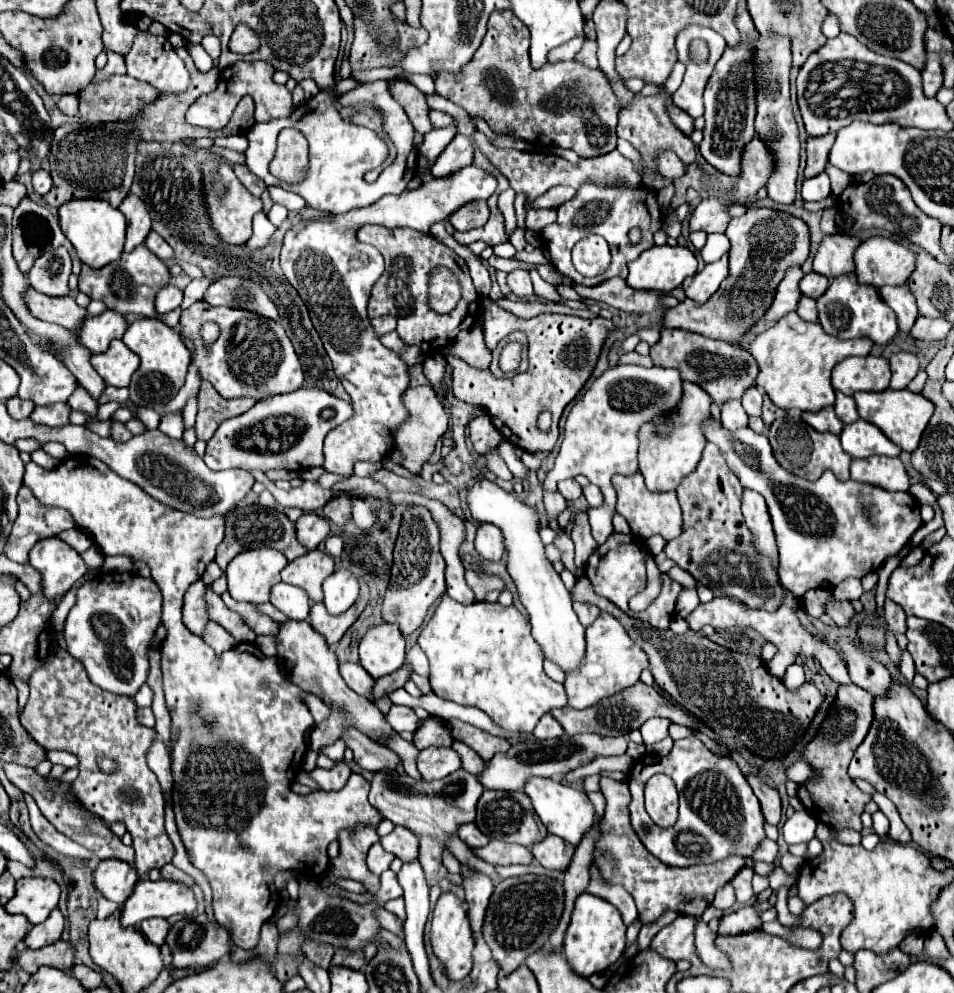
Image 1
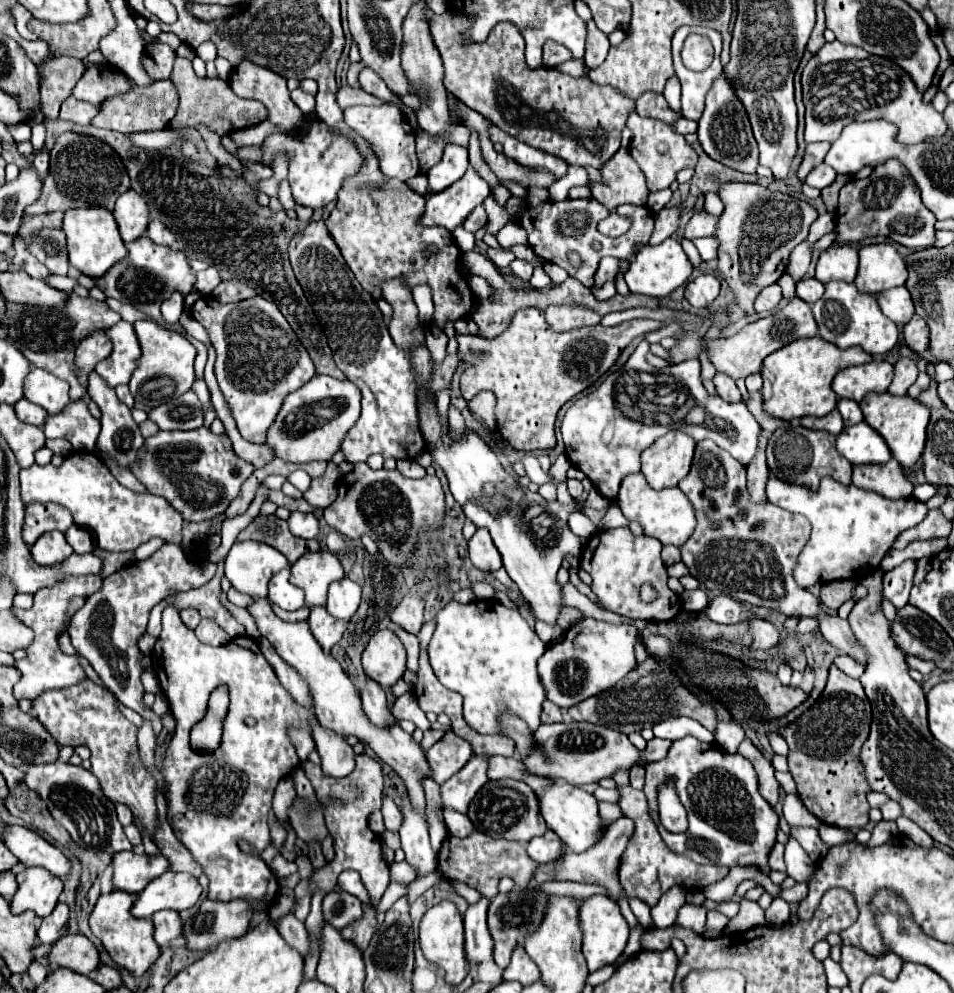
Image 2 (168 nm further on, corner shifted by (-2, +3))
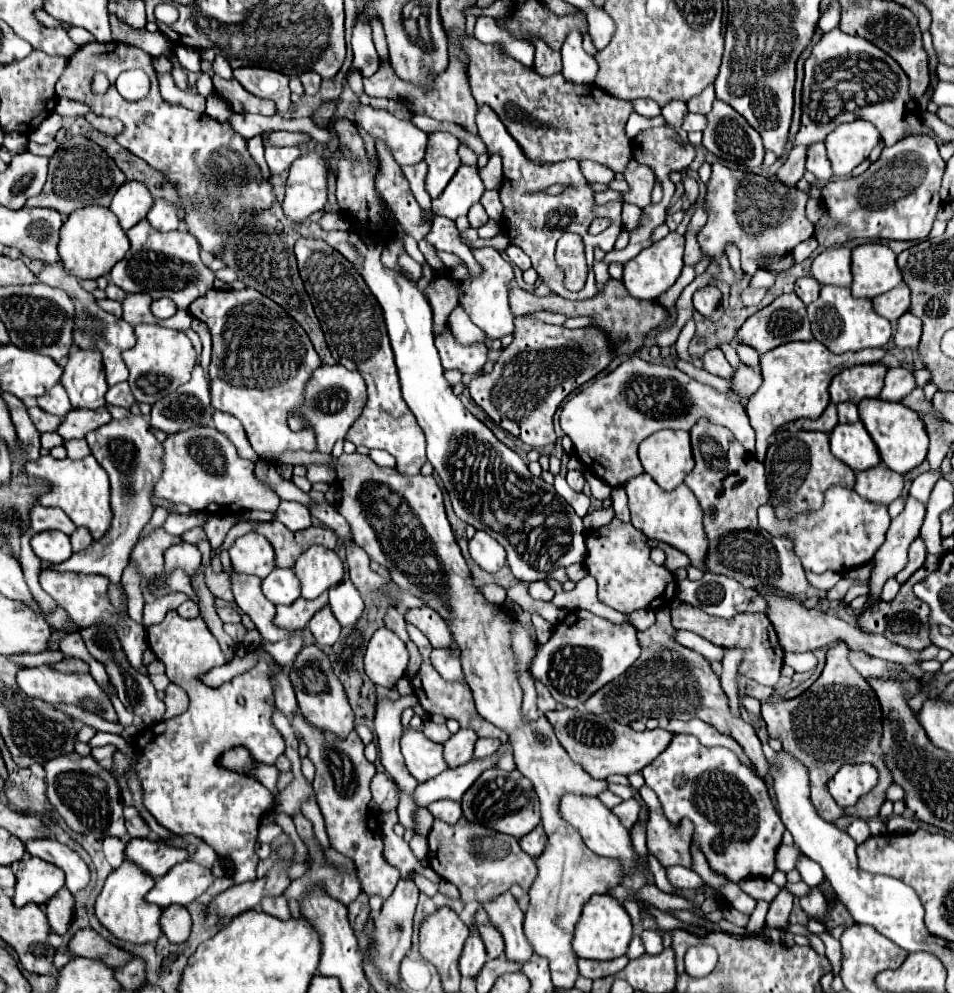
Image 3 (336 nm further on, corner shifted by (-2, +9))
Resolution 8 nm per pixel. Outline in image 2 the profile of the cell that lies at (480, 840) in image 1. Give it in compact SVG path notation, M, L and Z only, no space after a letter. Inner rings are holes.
M444 809L444 819L446 819L450 835L454 835L454 837L466 837L466 835L474 833L474 825L470 823L468 815L462 815L454 809Z

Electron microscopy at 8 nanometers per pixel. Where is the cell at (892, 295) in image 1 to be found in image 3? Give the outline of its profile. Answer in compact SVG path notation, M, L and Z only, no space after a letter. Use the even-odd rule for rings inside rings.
M900 283L898 287L890 289L890 293L882 293L882 297L874 297L872 301L874 311L888 319L890 323L896 323L900 315L904 315L910 307L910 289L906 283Z

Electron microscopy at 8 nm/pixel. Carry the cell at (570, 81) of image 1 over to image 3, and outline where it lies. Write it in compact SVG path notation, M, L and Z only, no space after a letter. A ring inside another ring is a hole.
M464 37L464 51L470 57L468 75L476 103L486 103L498 113L530 161L558 163L566 159L590 159L612 171L626 169L626 161L632 157L630 139L624 131L632 113L630 101L612 97L596 85L568 83L562 73L540 77L534 69L518 65L498 45L484 45L478 39Z

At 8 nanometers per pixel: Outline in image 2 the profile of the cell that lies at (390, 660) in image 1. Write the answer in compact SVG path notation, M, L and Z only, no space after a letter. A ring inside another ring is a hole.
M376 631L362 653L362 665L370 679L384 689L392 687L406 671L406 649L394 631Z

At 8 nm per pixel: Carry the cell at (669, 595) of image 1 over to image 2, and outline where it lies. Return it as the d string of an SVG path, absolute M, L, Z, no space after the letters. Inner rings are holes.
M628 527L618 529L606 529L596 533L588 539L580 567L590 573L592 577L592 591L596 593L598 601L604 605L604 609L614 611L618 615L630 617L630 619L644 619L644 621L670 621L678 615L682 605L678 603L678 597L674 597L672 605L672 591L666 585L666 565L660 559L662 543L654 537L634 537ZM652 583L658 591L658 599L652 603L642 603L638 597L640 585Z

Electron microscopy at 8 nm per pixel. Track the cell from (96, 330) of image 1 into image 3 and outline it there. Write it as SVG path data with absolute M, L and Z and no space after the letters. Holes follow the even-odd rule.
M76 349L64 367L62 385L74 409L98 409L106 405L104 395L108 391L108 383L104 379L102 355L98 351Z

